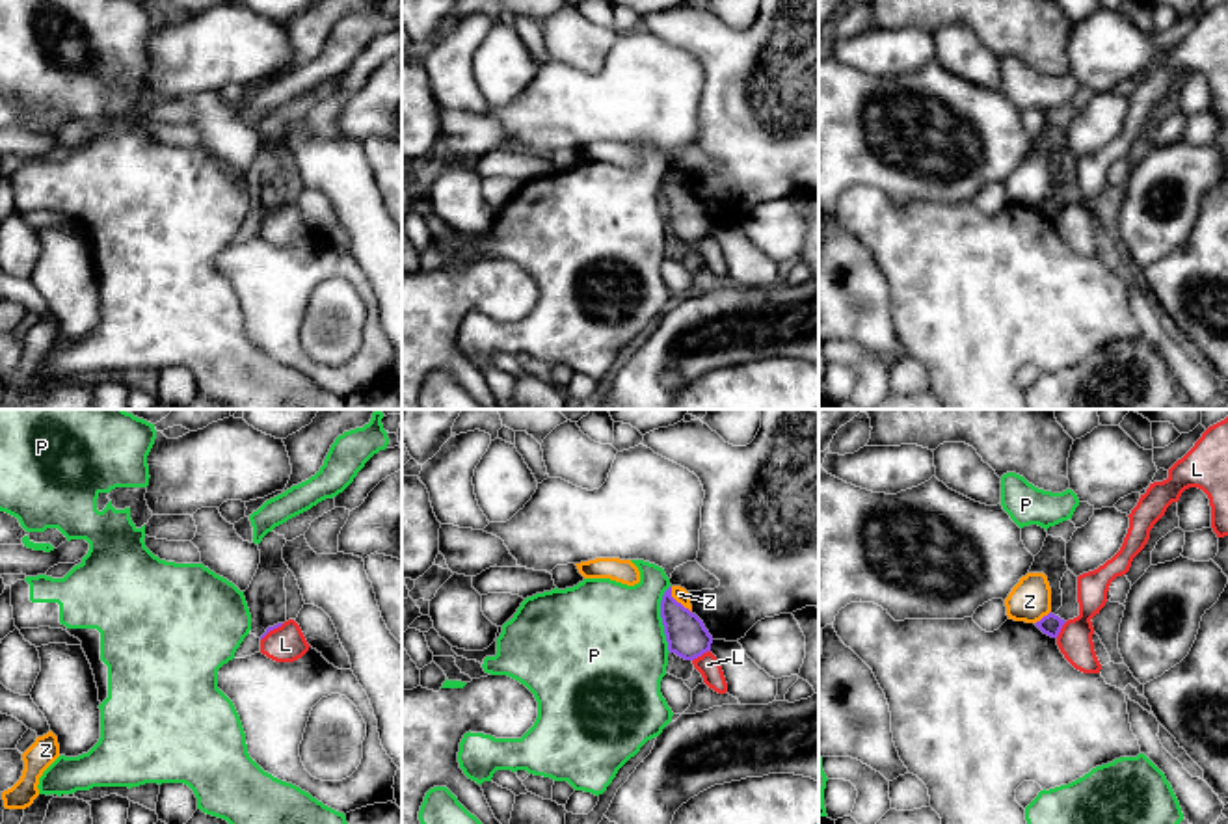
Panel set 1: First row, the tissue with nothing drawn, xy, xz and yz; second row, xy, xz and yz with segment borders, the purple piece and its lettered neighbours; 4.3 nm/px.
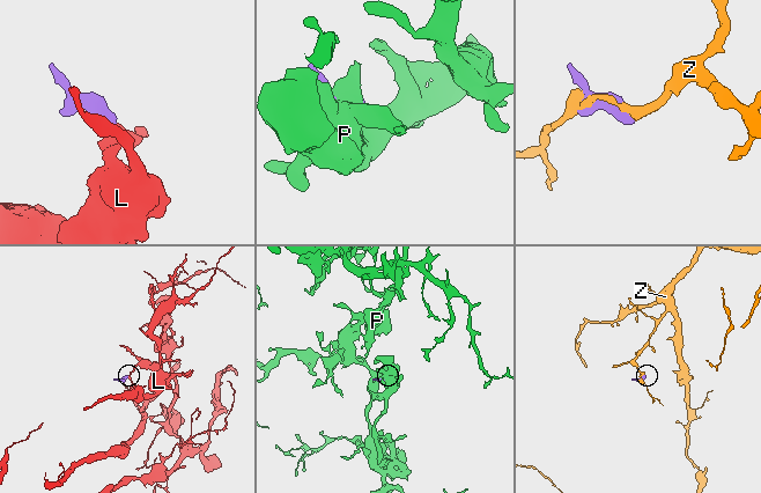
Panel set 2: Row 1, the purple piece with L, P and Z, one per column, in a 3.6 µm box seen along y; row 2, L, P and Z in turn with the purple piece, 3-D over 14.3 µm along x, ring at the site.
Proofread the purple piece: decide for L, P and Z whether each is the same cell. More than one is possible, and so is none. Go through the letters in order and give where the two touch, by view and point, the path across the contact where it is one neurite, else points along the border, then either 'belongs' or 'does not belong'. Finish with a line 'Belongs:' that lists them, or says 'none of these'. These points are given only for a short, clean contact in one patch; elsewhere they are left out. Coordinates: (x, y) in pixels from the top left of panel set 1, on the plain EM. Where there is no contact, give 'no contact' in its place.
L: xz (700, 239) | along xz (709, 233), (693, 244) | does not belong
P: xz (661, 199) | does not belong
Z: xz (676, 185) | does not belong
Belongs: none of these

